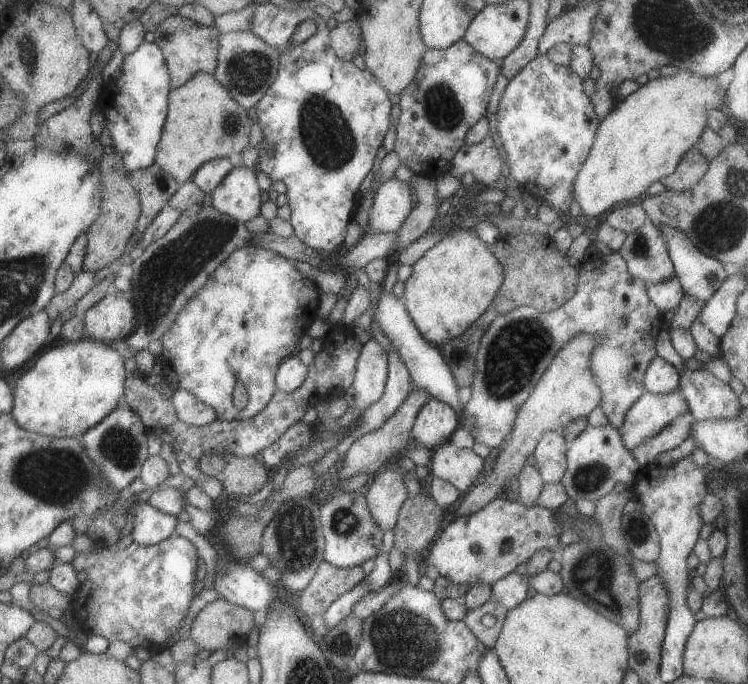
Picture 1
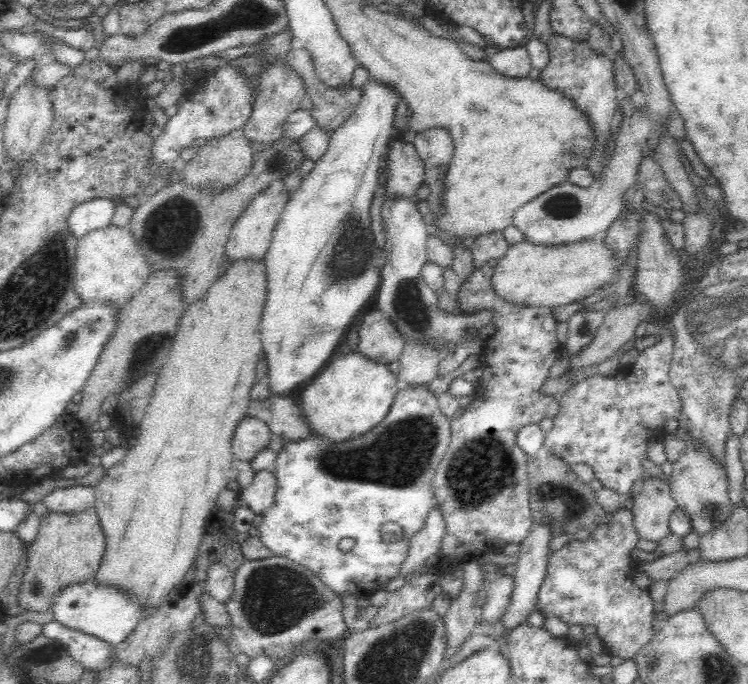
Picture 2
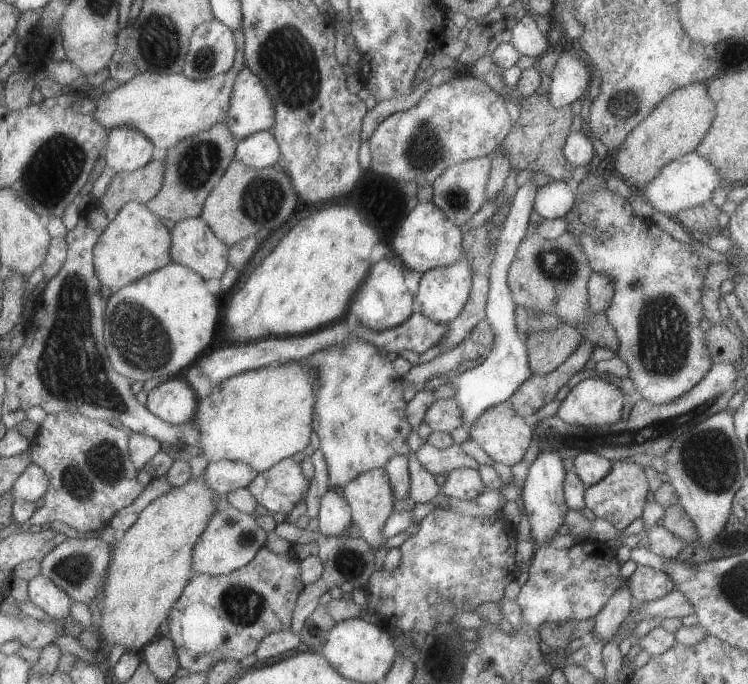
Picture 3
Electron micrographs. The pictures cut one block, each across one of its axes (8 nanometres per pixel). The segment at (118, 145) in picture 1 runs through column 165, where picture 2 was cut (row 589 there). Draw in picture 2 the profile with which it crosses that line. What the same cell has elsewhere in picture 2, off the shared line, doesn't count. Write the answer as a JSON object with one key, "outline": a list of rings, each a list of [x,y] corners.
{"outline":[[[93,578],[86,584],[72,584],[66,590],[60,590],[52,598],[52,612],[54,620],[71,629],[105,640],[110,646],[126,640],[136,625],[146,616],[148,610],[140,608],[133,596],[124,594],[113,586],[95,584]]]}

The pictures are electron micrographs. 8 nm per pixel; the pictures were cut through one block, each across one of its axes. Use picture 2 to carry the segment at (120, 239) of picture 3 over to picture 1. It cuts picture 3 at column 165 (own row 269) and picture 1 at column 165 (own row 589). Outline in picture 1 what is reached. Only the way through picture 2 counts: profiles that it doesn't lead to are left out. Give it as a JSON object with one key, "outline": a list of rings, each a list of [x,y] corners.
{"outline":[[[199,72],[177,88],[170,89],[163,134],[157,143],[155,164],[175,178],[178,185],[192,178],[195,170],[214,158],[229,158],[249,146],[249,128],[253,125],[247,109],[241,108],[229,92],[213,78]]]}

